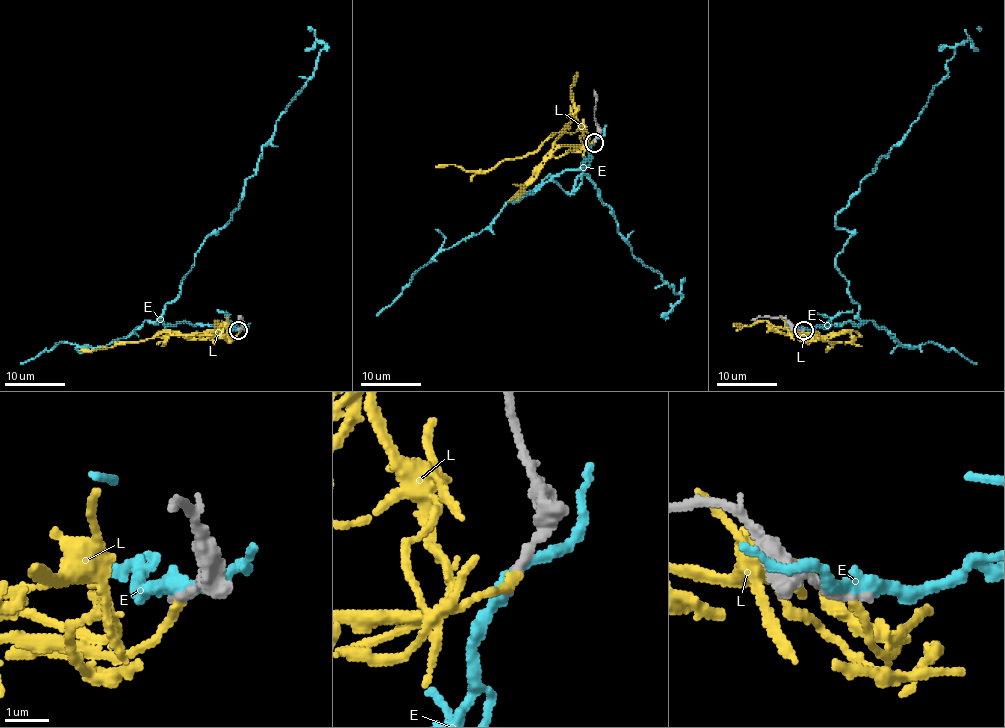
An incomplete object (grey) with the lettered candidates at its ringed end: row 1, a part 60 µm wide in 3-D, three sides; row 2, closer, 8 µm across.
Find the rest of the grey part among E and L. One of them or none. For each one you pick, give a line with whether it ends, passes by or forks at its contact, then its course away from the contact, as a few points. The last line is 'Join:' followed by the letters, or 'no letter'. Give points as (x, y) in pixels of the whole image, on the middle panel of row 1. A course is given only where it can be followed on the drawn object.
Join: no letter

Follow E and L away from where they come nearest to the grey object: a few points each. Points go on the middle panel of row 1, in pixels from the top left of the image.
E: (596, 138), (577, 169), (515, 199), (549, 175), (570, 193), (586, 175), (632, 253), (680, 296), (665, 320)
L: (596, 140), (588, 143), (579, 129), (553, 132), (532, 152), (487, 170), (435, 167)

